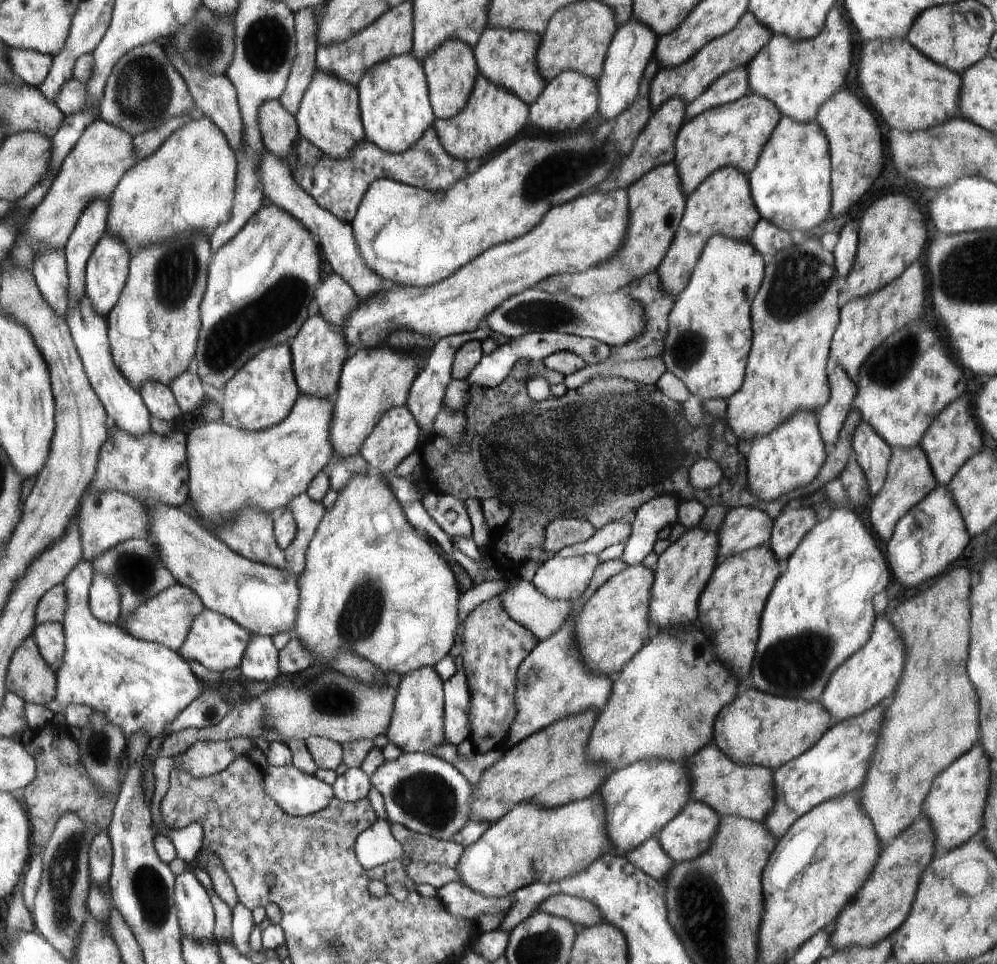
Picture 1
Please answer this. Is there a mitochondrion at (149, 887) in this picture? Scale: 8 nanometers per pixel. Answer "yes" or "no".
yes

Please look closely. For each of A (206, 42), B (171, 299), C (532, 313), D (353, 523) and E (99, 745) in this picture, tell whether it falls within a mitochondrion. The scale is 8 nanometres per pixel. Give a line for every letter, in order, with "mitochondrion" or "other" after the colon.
A: mitochondrion
B: mitochondrion
C: mitochondrion
D: other
E: mitochondrion

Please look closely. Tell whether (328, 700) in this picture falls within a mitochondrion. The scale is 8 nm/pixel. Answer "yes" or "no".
yes

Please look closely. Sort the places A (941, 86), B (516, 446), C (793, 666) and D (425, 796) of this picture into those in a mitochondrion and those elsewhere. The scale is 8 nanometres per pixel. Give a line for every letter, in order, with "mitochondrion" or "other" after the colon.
A: other
B: mitochondrion
C: mitochondrion
D: mitochondrion

